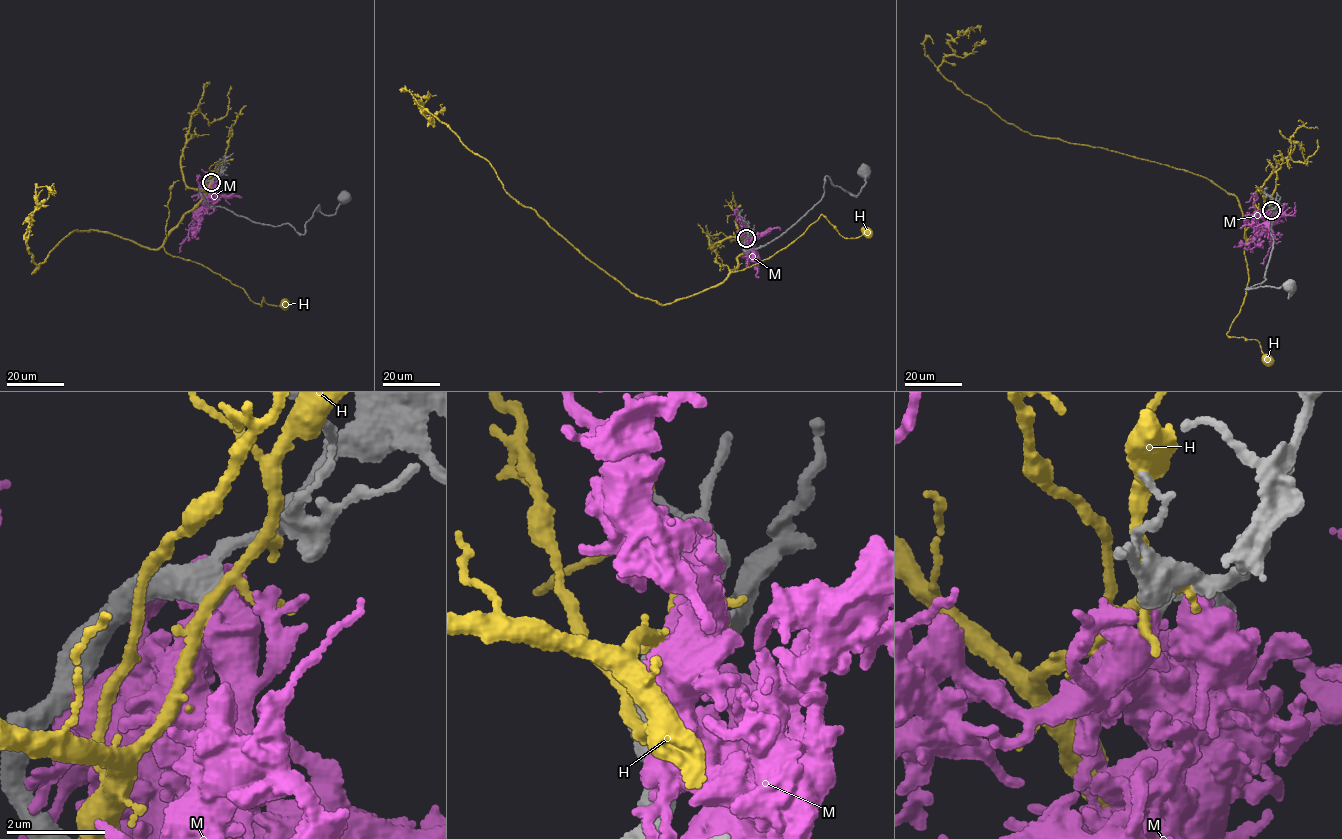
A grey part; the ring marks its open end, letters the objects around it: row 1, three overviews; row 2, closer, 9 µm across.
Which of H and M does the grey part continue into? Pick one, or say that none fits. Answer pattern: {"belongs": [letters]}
{"belongs": ["M"]}

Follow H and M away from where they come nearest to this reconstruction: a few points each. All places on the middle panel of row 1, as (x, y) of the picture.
H: (746, 237), (747, 250), (739, 255), (732, 272), (784, 248), (822, 215), (843, 237), (854, 238), (865, 232)
M: (746, 238), (758, 258), (755, 276)

